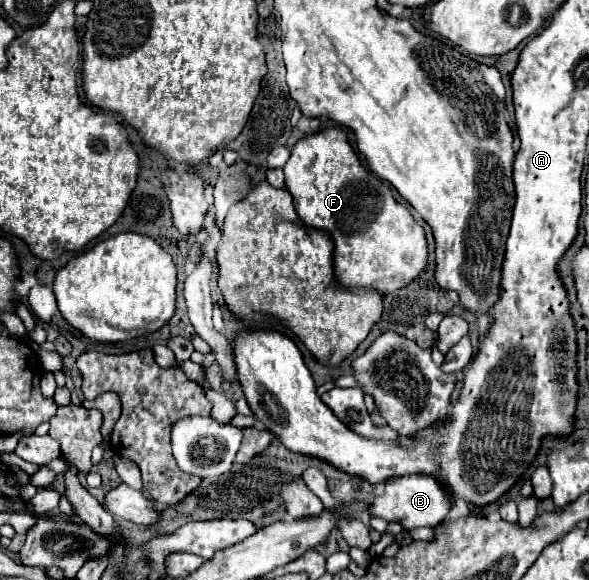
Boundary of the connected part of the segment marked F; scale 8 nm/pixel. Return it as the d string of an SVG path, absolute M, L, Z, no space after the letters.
M327 128L299 140L291 150L291 158L285 164L283 172L285 186L293 196L299 218L307 226L327 232L335 244L333 272L337 282L343 282L351 288L369 288L377 290L379 294L389 294L411 284L425 270L427 240L423 228L415 222L411 212L393 198L391 188L375 174L369 174L367 168L363 168L363 162L349 144L347 132L343 128Z

